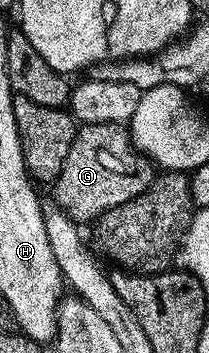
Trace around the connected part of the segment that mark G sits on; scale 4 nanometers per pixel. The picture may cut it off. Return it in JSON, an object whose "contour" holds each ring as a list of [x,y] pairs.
{"contour":[[[123,124],[79,125],[74,131],[68,160],[60,168],[60,176],[52,183],[52,201],[77,224],[93,223],[120,204],[128,204],[154,185],[156,167],[141,154]]]}

